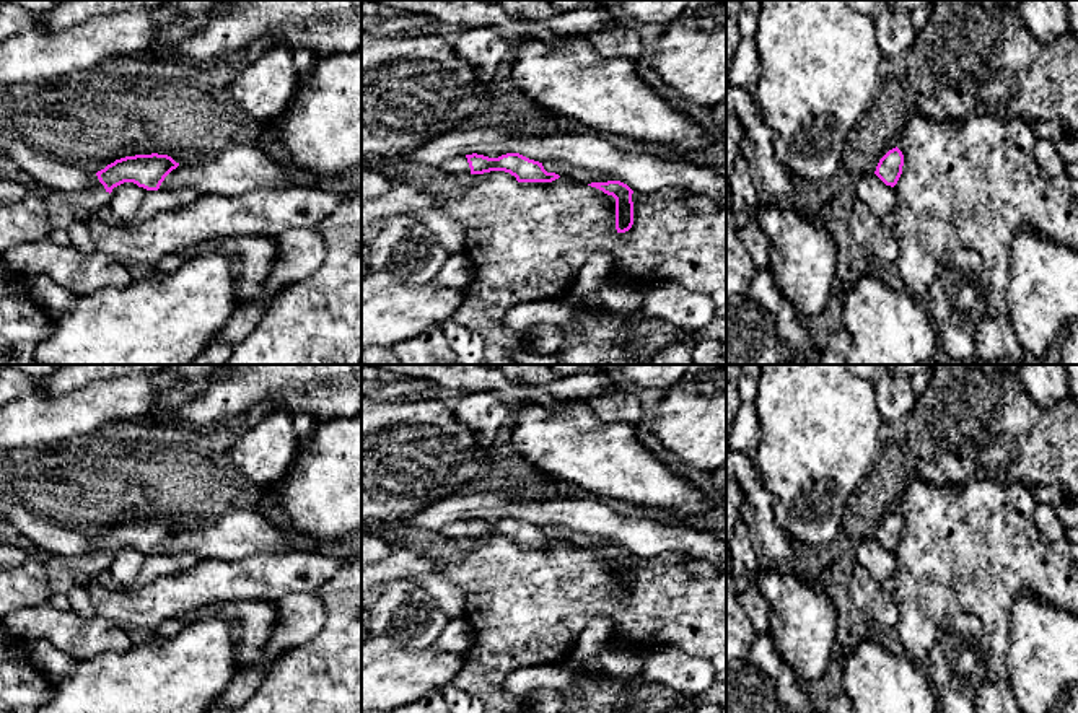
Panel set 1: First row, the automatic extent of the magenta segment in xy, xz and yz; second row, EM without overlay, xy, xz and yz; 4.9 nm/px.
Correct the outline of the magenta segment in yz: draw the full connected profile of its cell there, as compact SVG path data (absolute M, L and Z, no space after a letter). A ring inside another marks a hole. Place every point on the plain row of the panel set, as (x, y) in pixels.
M896 511L889 514L878 527L874 539L886 549L894 552L902 539L904 519Z

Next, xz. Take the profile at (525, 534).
M506 518L498 523L484 519L466 519L446 524L440 531L445 537L484 539L490 536L505 536L516 542L518 547L552 547L560 540L547 537L542 527L529 524L519 518Z

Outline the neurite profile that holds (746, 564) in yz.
M738 519L730 547L733 553L731 575L734 578L734 586L738 591L744 591L757 581L757 575L764 565L746 519Z

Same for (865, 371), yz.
M845 365L847 370L861 379L876 383L884 374L915 374L918 371L935 371L940 365Z

